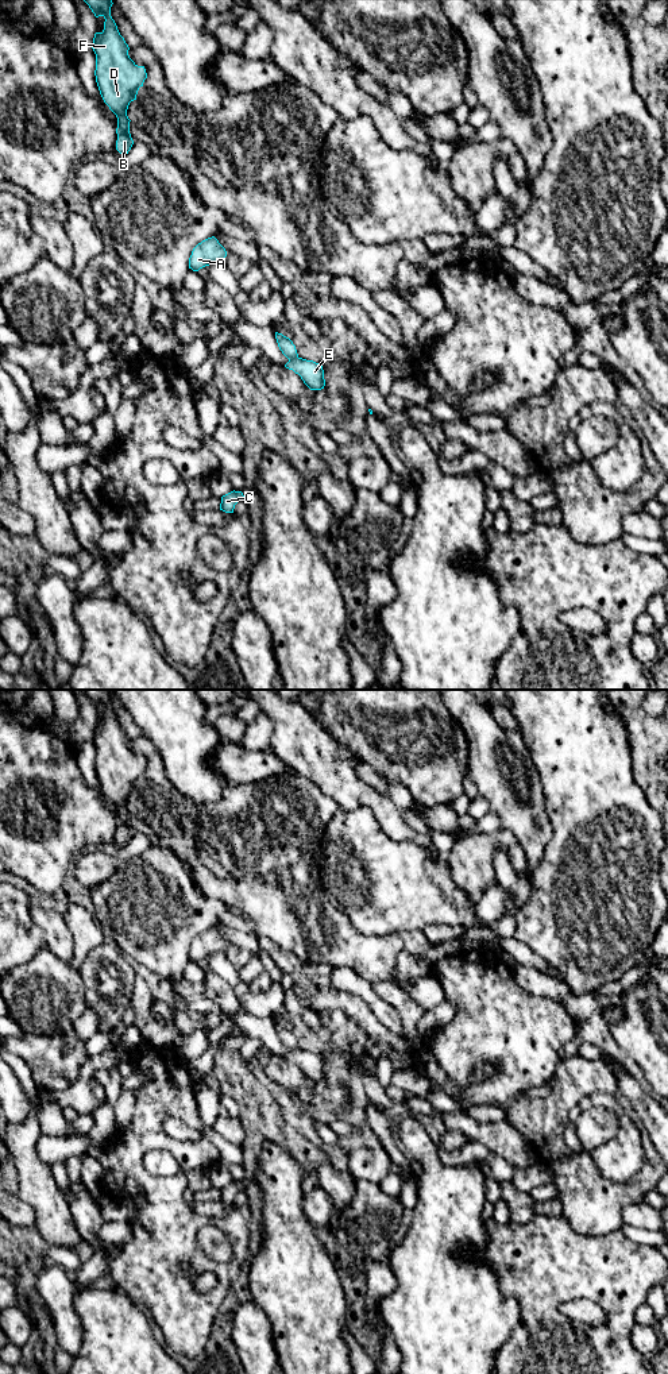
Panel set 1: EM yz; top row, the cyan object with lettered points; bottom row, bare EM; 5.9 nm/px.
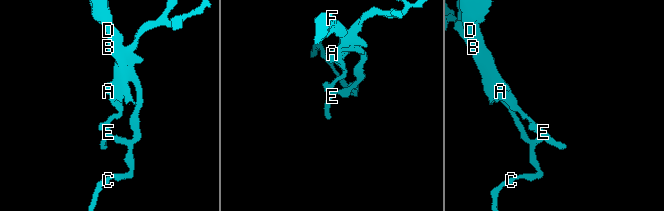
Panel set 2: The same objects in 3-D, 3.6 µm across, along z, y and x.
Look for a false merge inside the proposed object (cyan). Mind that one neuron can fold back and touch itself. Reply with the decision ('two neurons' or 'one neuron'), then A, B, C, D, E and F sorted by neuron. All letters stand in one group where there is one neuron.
two neurons | A B D F / C E

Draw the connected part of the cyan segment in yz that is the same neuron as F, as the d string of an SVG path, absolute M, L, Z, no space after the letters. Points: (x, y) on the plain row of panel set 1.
M84 690L96 709L103 707L104 721L93 729L96 745L96 773L104 794L117 808L116 841L126 846L134 831L130 825L130 810L127 800L131 792L136 791L147 764L144 757L138 757L128 746L128 736L120 726L115 711L111 707L111 690Z

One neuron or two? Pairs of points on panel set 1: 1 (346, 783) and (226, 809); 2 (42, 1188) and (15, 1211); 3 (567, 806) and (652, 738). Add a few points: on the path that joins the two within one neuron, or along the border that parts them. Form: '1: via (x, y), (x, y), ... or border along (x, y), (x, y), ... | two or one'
1: border along (294, 770), (308, 778), (340, 807) | two
2: border along (18, 1196), (33, 1208), (35, 1224) | two
3: border along (625, 724), (630, 765), (640, 786) | two

